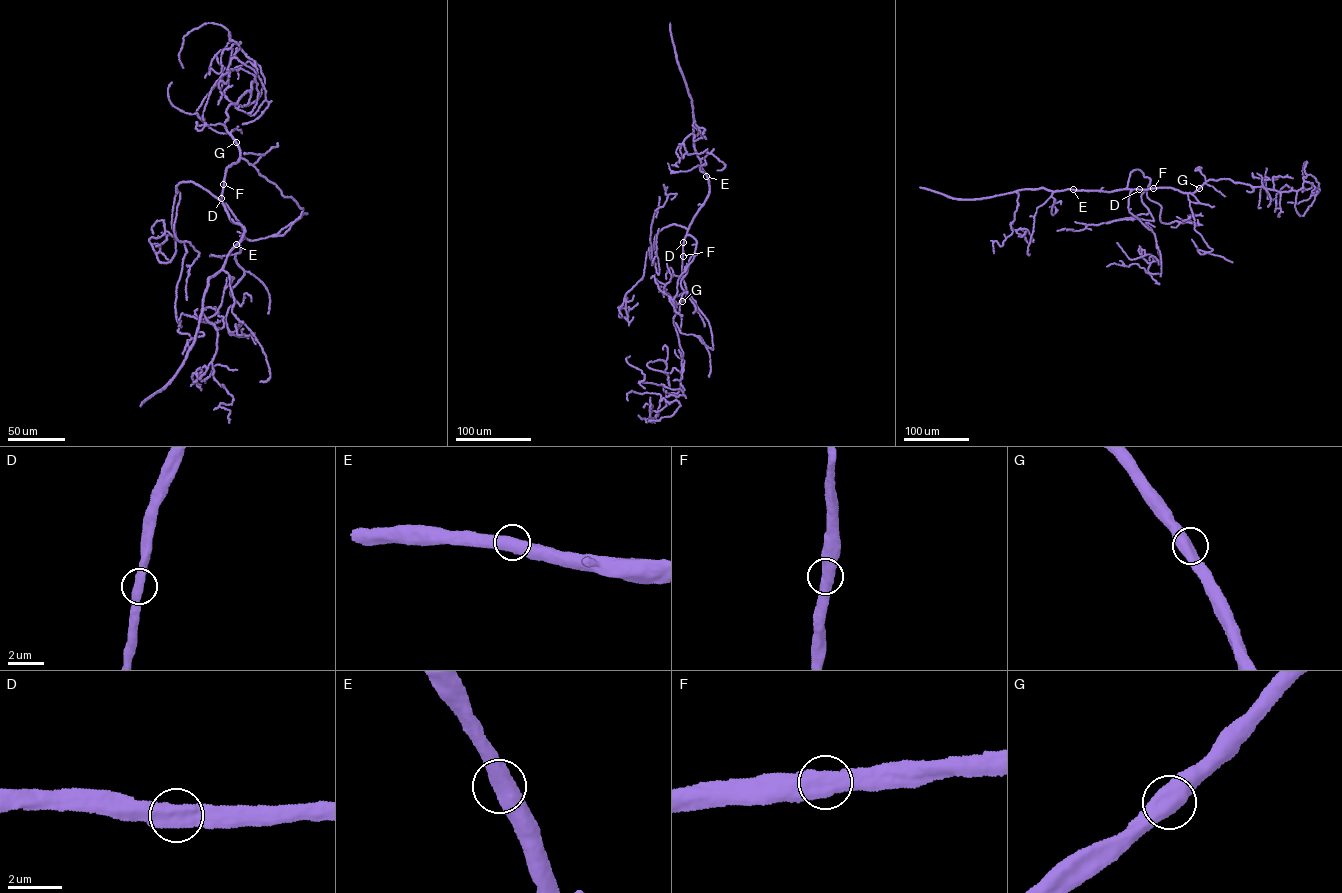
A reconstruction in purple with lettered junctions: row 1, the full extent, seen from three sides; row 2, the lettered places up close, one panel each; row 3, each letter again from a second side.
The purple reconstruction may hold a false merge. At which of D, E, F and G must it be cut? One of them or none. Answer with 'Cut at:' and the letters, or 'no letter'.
Cut at: no letter

